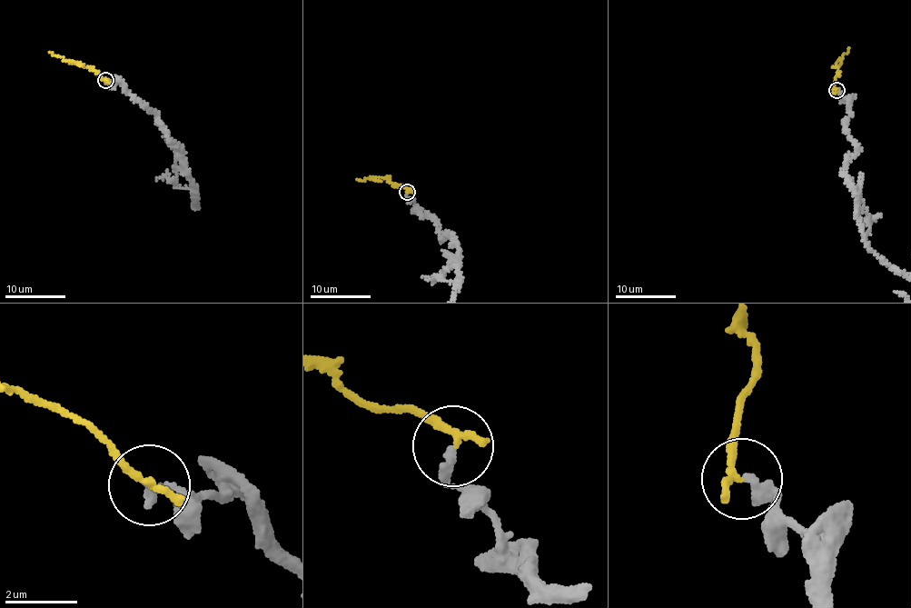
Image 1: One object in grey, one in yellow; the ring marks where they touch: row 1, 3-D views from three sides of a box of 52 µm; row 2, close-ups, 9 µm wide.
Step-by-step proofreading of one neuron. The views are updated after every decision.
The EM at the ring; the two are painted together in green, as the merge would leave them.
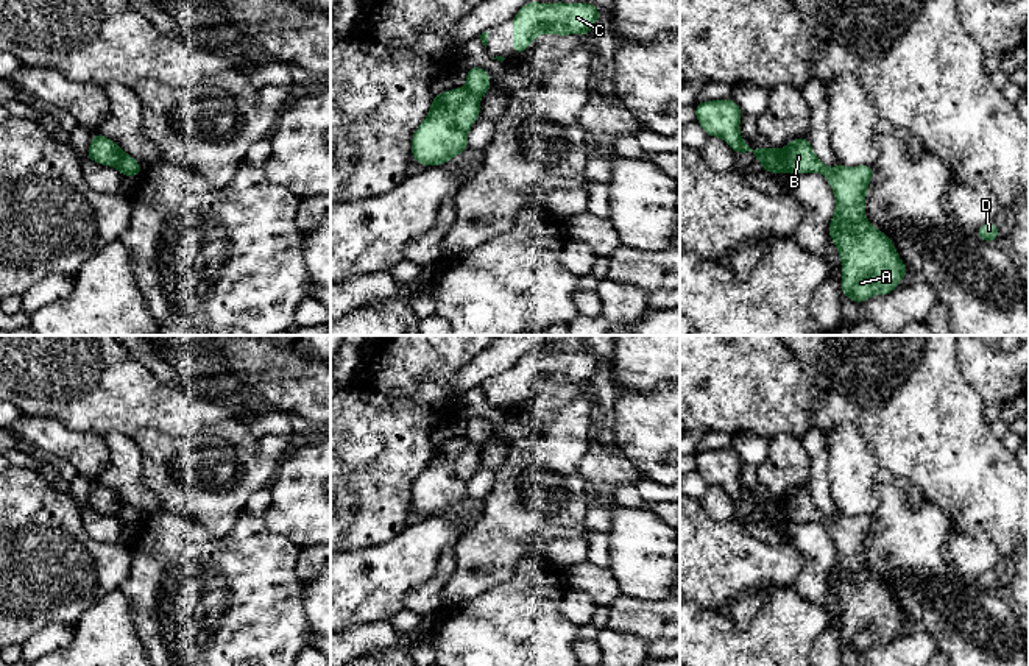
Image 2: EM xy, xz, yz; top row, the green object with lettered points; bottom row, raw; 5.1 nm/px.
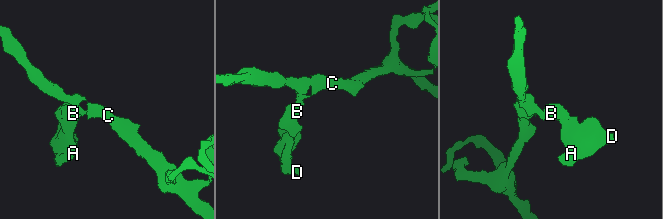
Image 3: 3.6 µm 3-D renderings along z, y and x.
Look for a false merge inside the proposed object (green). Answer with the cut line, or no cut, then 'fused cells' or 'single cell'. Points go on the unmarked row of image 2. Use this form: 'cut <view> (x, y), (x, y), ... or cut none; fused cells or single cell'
cut yz (777, 499), (786, 520); fused cells

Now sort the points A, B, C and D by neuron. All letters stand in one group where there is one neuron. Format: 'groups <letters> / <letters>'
groups A B D / C

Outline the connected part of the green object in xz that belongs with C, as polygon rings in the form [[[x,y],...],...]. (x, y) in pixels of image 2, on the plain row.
[[[525,352],[511,368],[513,404],[525,401],[539,384],[589,384],[600,367],[600,359],[586,352]]]

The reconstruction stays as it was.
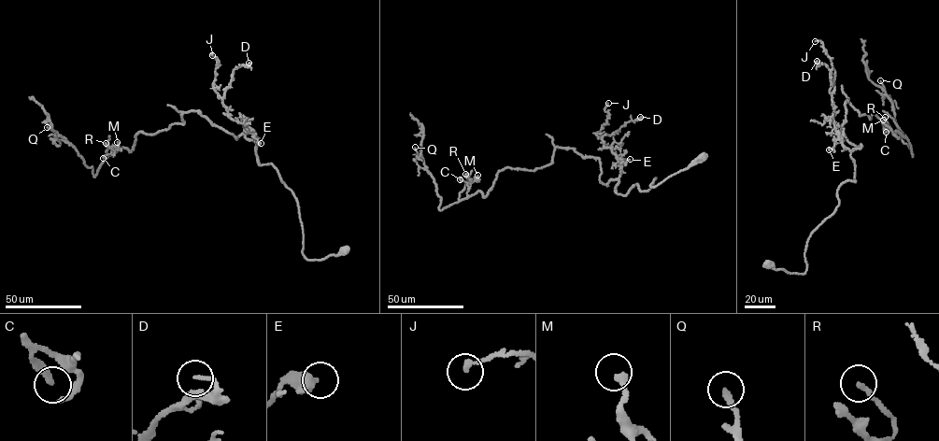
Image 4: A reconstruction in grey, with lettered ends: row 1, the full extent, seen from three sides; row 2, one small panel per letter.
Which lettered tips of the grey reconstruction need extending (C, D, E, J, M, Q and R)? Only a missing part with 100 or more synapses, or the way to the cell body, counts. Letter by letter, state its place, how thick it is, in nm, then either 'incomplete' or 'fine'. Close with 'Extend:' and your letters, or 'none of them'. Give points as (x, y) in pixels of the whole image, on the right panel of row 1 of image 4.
C: place (886, 132); calibre 280 nm; fine
D: place (817, 61); calibre 110 nm; fine
E: place (829, 149); calibre 500 nm; fine
J: place (815, 41); calibre 200 nm; fine
M: place (883, 120); calibre 260 nm; fine
Q: place (880, 80); calibre 240 nm; fine
R: place (885, 117); calibre 180 nm; fine
Extend: none of them

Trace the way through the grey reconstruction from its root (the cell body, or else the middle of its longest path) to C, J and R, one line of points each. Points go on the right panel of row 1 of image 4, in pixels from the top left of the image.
C: (768, 264), (804, 273), (810, 234), (856, 180), (846, 100), (902, 135), (886, 132)
J: (768, 264), (804, 273), (810, 234), (833, 212), (838, 187), (856, 180), (832, 120), (834, 69), (815, 41)
R: (768, 264), (804, 273), (810, 234), (856, 180), (846, 100), (898, 138), (885, 117)

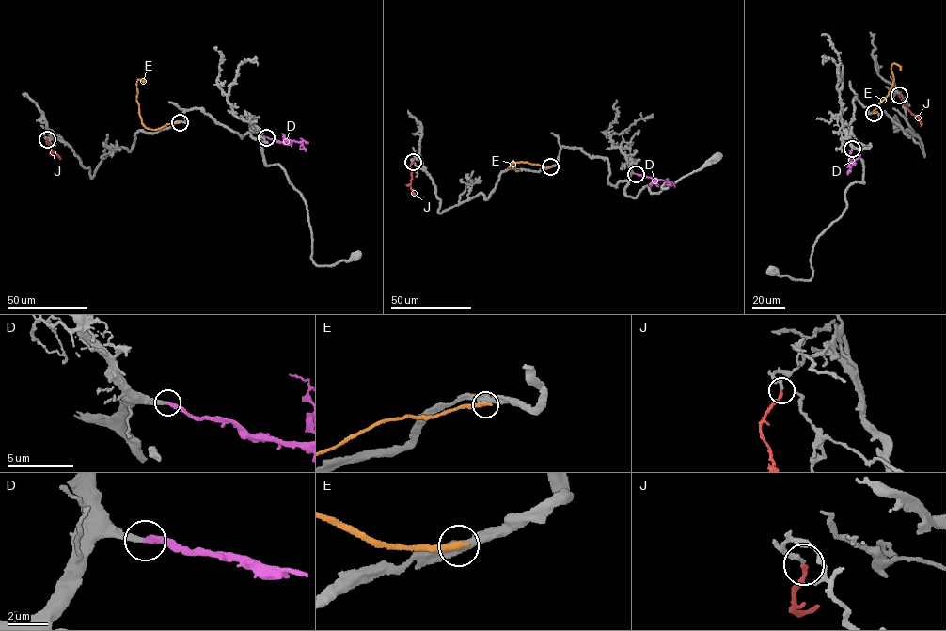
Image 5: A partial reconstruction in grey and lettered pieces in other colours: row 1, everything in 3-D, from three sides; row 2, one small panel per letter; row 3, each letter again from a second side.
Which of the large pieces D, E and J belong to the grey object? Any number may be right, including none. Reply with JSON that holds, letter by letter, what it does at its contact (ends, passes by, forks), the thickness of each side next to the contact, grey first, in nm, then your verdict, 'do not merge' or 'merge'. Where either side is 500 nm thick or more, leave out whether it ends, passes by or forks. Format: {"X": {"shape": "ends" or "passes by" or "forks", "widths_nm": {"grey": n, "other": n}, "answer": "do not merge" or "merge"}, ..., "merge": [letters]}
{"D": {"shape": "ends", "widths_nm": {"grey": 240, "other": 280}, "answer": "merge"}, "E": {"shape": "ends", "widths_nm": {"grey": 440, "other": 320}, "answer": "do not merge"}, "J": {"shape": "ends", "widths_nm": {"grey": 200, "other": 220}, "answer": "do not merge"}, "merge": ["D"]}

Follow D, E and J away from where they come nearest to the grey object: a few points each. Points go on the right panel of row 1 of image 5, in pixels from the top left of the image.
D: (852, 149), (850, 168)
E: (874, 113), (892, 83), (891, 64), (901, 66)
J: (899, 95), (908, 111), (918, 117), (921, 126)

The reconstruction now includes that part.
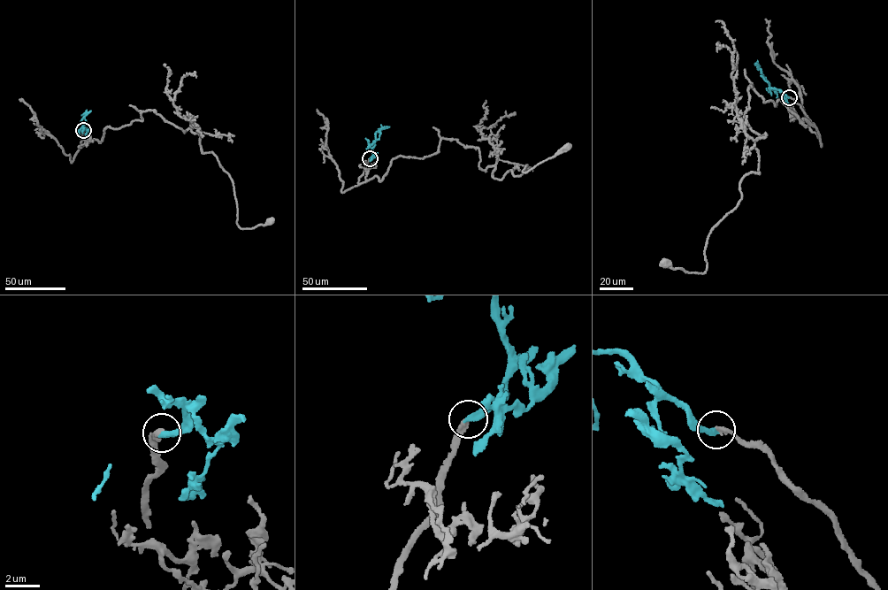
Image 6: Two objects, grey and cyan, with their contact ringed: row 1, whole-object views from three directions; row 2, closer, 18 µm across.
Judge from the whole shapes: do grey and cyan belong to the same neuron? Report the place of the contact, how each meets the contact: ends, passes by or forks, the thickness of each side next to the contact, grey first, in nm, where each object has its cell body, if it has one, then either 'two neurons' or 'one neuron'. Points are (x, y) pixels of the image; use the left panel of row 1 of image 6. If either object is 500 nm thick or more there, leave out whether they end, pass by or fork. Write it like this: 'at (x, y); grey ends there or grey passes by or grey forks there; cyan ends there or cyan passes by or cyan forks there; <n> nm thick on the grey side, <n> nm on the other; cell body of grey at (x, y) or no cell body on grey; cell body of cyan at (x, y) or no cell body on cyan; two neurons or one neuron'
at (83, 130); grey ends there; cyan ends there; 320 nm thick on the grey side, 360 nm on the other; cell body of grey at (271, 220); no cell body on cyan; one neuron

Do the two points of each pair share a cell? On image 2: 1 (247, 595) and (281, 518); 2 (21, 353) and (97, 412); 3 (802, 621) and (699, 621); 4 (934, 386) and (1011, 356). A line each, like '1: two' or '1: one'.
1: two
2: one
3: one
4: two

